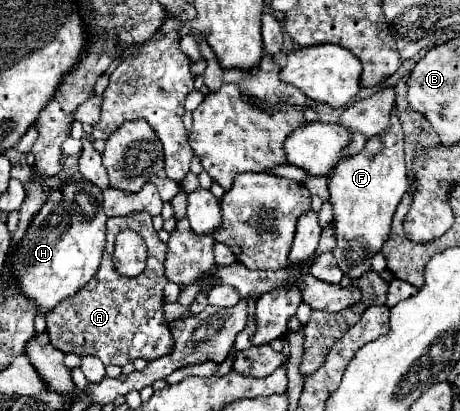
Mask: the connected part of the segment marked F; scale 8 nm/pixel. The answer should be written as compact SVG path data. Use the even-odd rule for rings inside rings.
M392 115L392 125L380 135L370 137L358 155L340 161L328 181L336 235L336 247L332 253L342 273L350 279L358 279L370 271L370 261L388 239L394 211L410 187L402 145L404 133L400 121Z

